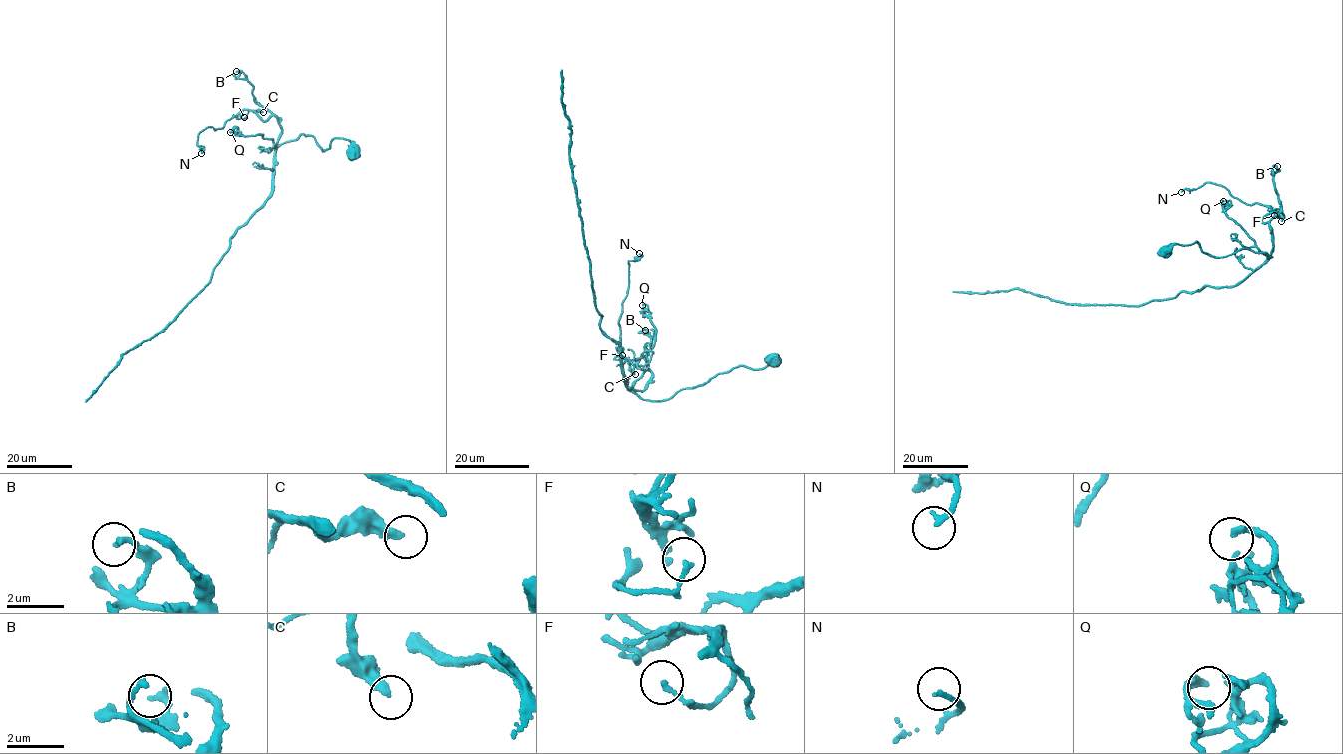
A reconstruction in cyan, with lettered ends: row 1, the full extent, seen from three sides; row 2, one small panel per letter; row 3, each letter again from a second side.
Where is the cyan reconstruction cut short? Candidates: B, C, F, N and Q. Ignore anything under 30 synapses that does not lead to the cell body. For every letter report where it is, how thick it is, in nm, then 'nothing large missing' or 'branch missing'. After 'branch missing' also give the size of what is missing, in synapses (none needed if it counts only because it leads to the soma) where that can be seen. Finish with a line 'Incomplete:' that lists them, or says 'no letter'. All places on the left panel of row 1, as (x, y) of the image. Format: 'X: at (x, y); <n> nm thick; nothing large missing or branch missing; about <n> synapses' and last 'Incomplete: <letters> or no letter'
B: at (236, 71); 140 nm thick; nothing large missing
C: at (263, 112); 280 nm thick; nothing large missing
F: at (244, 117); 110 nm thick; nothing large missing
N: at (201, 153); 160 nm thick; nothing large missing
Q: at (230, 132); 240 nm thick; nothing large missing
Incomplete: no letter

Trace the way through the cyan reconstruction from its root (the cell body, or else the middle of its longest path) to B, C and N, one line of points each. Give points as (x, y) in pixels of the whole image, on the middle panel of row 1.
B: (773, 357), (644, 400), (633, 391), (652, 380), (638, 366), (651, 347), (645, 330)
C: (773, 357), (762, 368), (737, 366), (664, 400), (633, 392), (652, 380), (643, 358), (631, 361), (635, 374)
N: (773, 357), (664, 400), (638, 397), (651, 371), (621, 355), (618, 323), (639, 253)

